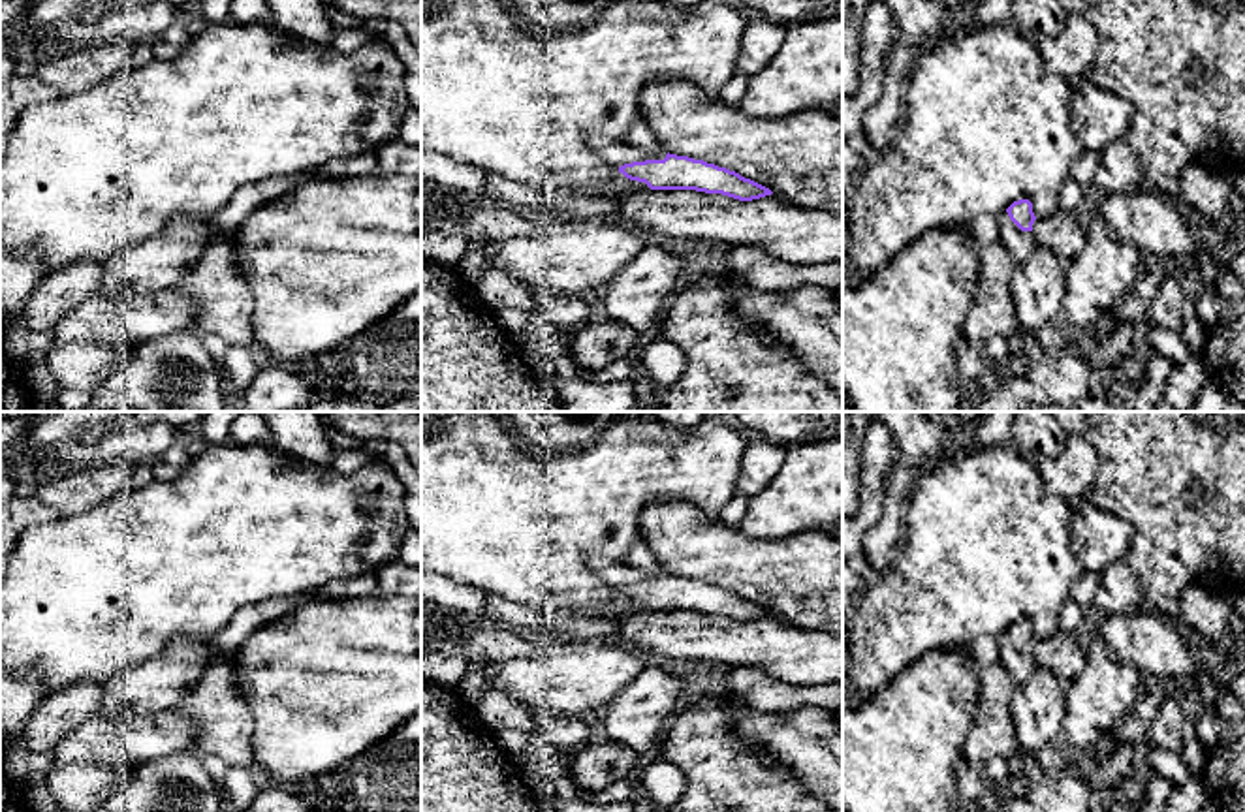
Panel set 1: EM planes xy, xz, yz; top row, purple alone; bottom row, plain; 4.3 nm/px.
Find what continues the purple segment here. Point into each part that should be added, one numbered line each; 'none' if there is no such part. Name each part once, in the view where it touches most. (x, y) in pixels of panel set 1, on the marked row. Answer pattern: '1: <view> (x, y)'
1: xz (614, 153)

